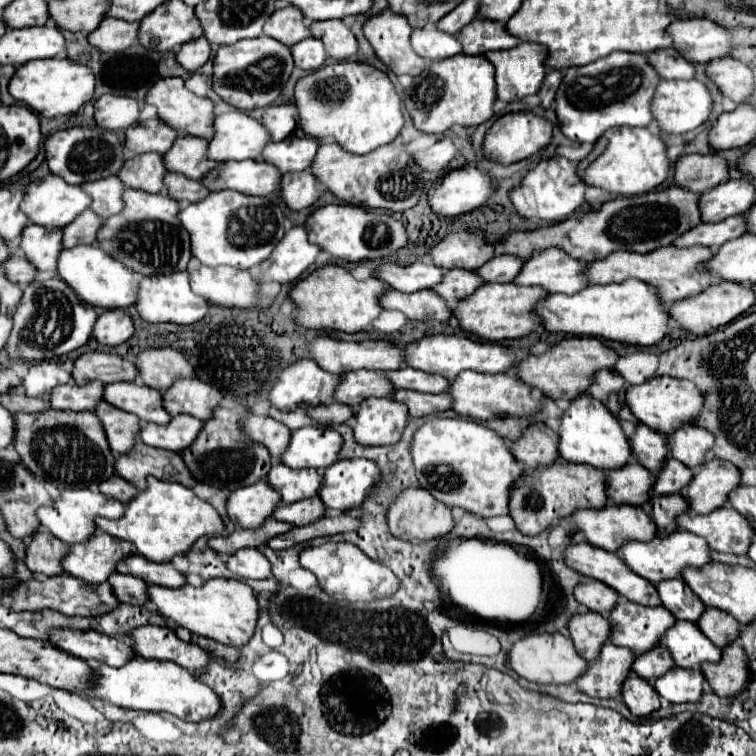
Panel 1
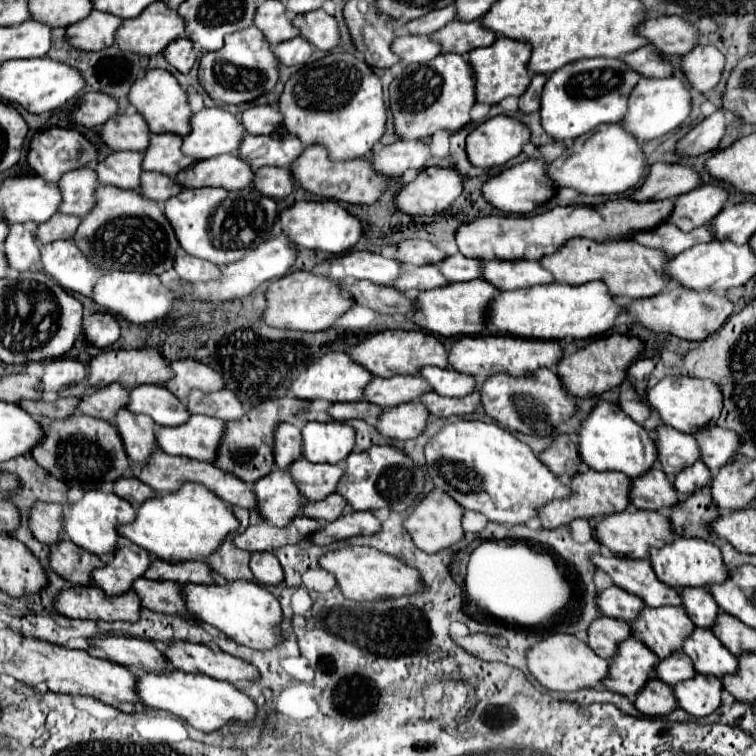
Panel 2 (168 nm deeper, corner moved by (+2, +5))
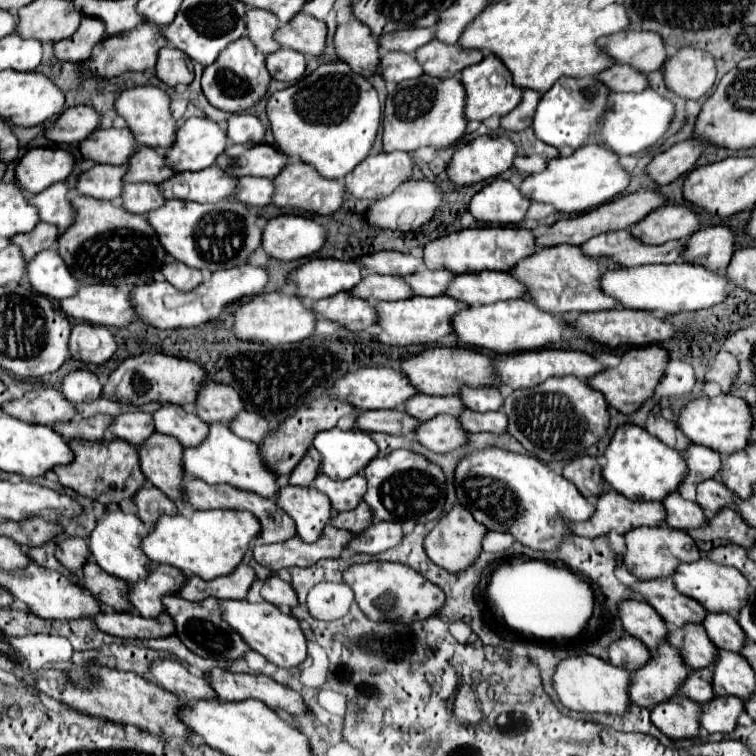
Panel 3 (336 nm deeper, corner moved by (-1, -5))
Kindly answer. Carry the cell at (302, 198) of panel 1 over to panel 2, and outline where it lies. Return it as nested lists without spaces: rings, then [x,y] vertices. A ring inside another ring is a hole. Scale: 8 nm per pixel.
[[[262,166],[254,170],[252,186],[268,198],[286,198],[294,188],[294,180],[288,168]]]

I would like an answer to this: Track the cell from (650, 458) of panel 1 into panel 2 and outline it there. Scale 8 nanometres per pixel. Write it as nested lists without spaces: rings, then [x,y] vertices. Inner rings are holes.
[[[660,426],[656,430],[656,444],[660,464],[670,480],[674,480],[678,472],[700,460],[700,446],[692,434],[678,432],[670,426]]]

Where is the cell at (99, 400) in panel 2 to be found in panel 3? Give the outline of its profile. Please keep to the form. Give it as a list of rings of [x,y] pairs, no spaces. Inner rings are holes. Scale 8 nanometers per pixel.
[[[123,412],[117,414],[109,426],[109,432],[117,438],[127,440],[131,446],[141,444],[147,436],[155,432],[151,414],[147,412]]]

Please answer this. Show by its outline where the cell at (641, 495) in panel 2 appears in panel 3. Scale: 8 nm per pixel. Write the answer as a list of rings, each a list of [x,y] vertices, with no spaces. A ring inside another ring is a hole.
[[[679,492],[667,494],[665,500],[663,500],[663,506],[665,506],[665,512],[667,512],[665,522],[671,528],[687,530],[687,528],[703,526],[707,522],[703,510],[695,502],[689,502],[689,500],[681,498]]]

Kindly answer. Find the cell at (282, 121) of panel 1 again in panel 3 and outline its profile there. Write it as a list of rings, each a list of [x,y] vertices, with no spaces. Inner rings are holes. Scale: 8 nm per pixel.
[[[233,114],[227,120],[227,136],[235,144],[245,144],[245,142],[259,144],[263,142],[265,130],[267,128],[261,124],[261,120],[251,114]]]

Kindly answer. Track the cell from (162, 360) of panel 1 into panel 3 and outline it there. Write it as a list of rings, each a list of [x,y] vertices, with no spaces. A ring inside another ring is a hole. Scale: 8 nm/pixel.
[[[203,382],[197,390],[197,400],[193,404],[195,414],[207,424],[213,422],[229,422],[237,412],[243,410],[243,402],[239,394],[221,382]]]

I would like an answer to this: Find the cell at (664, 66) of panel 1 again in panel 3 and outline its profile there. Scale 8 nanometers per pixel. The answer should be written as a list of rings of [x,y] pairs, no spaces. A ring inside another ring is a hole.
[[[613,64],[599,74],[599,80],[603,80],[613,92],[643,92],[649,88],[647,74],[631,68],[629,64]]]

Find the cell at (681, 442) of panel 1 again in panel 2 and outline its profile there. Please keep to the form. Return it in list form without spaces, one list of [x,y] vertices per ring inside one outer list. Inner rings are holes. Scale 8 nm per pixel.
[[[706,426],[694,434],[700,442],[702,462],[716,474],[722,466],[726,466],[734,456],[740,454],[740,434],[720,426]]]

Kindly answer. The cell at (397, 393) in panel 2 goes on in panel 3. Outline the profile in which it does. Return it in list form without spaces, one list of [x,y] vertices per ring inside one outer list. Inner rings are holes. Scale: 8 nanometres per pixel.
[[[415,394],[409,400],[403,402],[403,406],[399,406],[399,410],[407,412],[409,416],[413,416],[415,420],[423,422],[429,420],[437,414],[451,414],[451,416],[459,416],[459,412],[465,410],[465,406],[461,404],[461,400],[457,396],[427,396],[427,394]]]

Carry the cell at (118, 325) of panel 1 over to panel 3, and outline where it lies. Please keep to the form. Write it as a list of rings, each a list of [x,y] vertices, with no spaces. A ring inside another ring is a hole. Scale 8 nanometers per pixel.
[[[77,324],[71,330],[69,350],[75,360],[85,364],[105,364],[117,350],[115,334],[105,326],[95,324]]]

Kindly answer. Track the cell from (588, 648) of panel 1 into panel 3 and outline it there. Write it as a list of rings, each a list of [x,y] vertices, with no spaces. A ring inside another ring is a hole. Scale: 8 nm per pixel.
[[[625,634],[619,640],[615,640],[613,644],[609,644],[607,656],[609,656],[609,662],[613,666],[635,672],[649,658],[649,650],[639,638],[633,638],[633,636]]]

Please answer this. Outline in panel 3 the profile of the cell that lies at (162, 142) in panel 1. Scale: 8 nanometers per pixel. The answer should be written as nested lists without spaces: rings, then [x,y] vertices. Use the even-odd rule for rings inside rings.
[[[99,128],[79,144],[83,158],[99,164],[127,164],[135,148],[137,144],[129,128]]]

